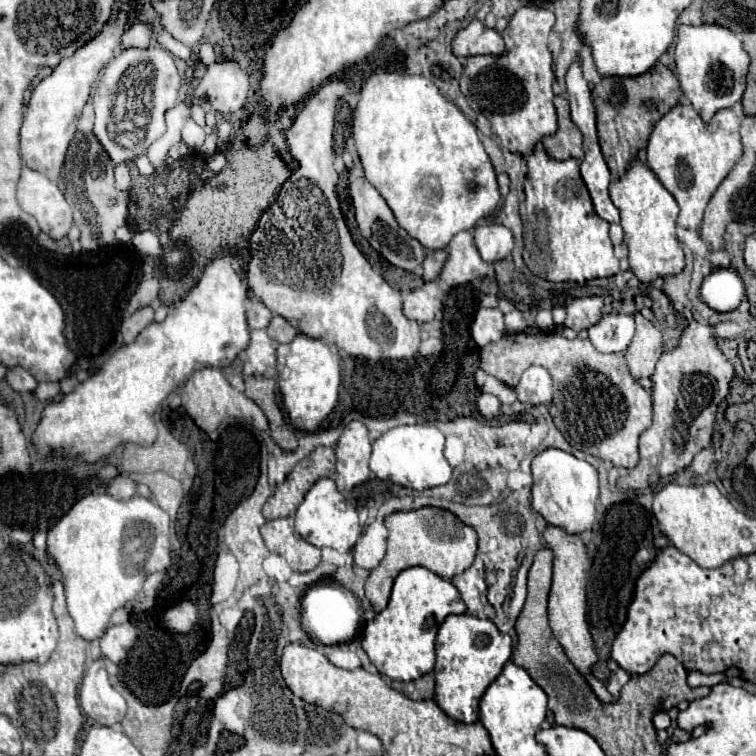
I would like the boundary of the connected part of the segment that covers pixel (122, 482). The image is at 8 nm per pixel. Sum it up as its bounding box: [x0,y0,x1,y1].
[108,476,136,500]

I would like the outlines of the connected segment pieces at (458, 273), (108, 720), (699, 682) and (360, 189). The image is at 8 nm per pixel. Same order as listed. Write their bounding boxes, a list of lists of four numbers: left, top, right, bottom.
[[440,232,490,286],[80,660,126,726],[688,672,730,688],[350,158,426,272]]

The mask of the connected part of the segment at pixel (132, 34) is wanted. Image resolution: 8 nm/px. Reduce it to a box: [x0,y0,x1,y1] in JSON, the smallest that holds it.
[120,22,152,50]

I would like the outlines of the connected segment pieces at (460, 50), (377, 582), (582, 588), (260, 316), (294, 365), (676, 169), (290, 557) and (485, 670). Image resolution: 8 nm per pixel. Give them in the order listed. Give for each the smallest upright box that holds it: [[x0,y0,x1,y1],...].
[[452,20,504,58],[366,508,478,612],[544,526,598,676],[246,298,272,330],[278,334,340,432],[648,104,740,230],[262,518,320,572],[436,614,512,724]]

